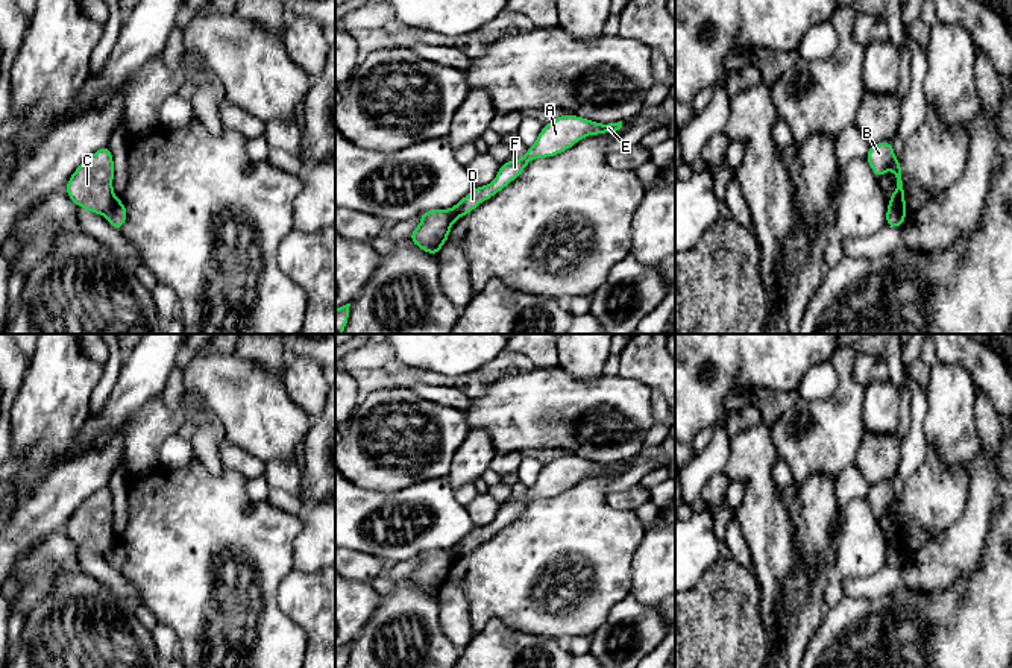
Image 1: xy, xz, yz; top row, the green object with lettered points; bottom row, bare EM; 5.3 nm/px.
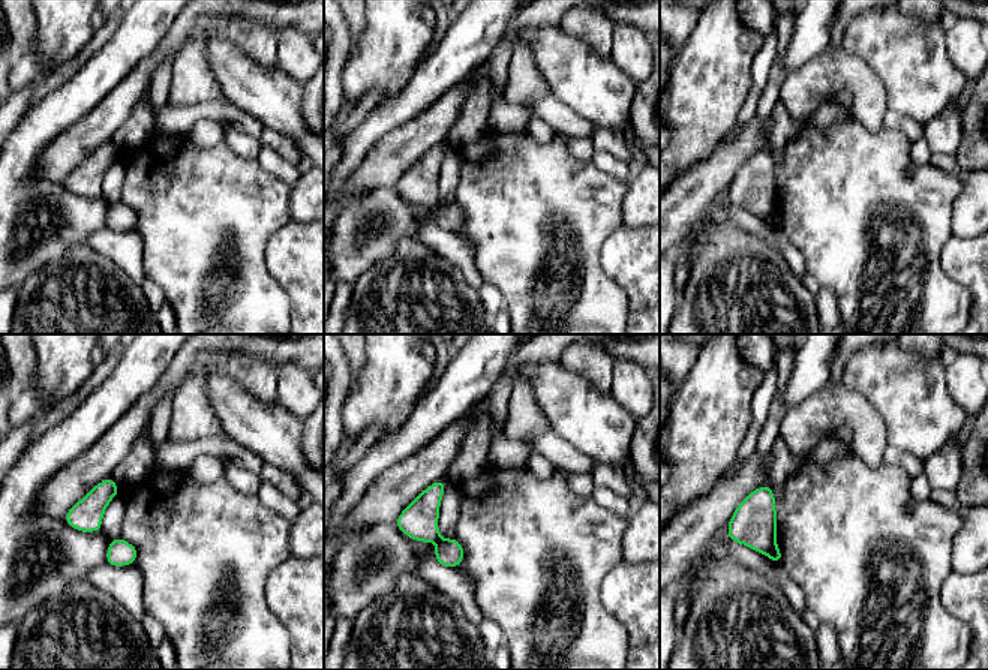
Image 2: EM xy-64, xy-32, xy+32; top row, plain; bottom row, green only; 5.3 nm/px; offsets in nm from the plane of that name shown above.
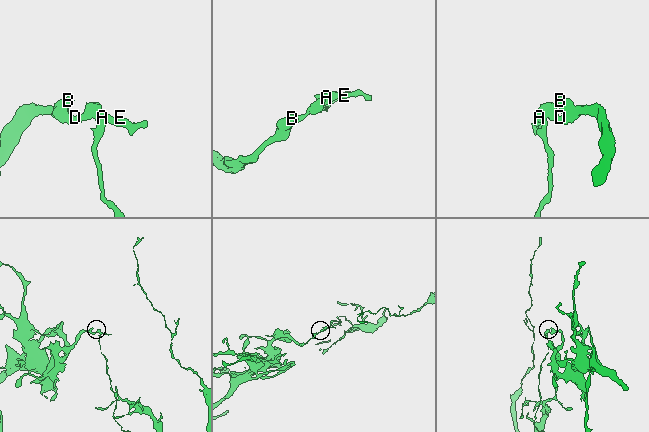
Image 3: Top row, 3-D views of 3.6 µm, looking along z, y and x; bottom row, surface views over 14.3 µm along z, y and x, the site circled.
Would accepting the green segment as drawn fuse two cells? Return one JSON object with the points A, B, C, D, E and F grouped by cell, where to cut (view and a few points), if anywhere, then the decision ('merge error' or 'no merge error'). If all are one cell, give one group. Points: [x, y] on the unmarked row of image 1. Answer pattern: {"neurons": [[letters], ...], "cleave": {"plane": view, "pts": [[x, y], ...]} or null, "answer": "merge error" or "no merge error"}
{"neurons": [["A", "D", "E", "F"], ["B", "C"]], "cleave": {"plane": "yz", "pts": [[889, 541], [905, 554]]}, "answer": "merge error"}

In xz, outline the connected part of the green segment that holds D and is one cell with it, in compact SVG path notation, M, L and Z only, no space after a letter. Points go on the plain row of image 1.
M564 454L545 465L531 487L526 487L523 498L516 501L504 501L496 518L482 527L473 527L457 545L448 550L454 560L473 551L481 542L492 539L496 533L513 522L534 498L555 496L587 475L601 475L616 472L622 468L618 463L596 463L589 458L581 458L574 454Z

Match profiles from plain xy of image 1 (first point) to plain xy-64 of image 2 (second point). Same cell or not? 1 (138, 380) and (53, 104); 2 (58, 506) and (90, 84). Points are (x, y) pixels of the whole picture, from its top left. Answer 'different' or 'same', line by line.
1: same
2: different

